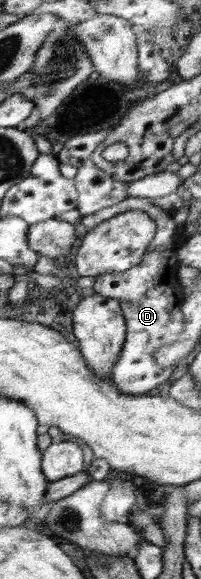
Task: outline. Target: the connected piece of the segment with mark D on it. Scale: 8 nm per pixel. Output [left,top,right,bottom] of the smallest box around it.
[81,197,185,396]

